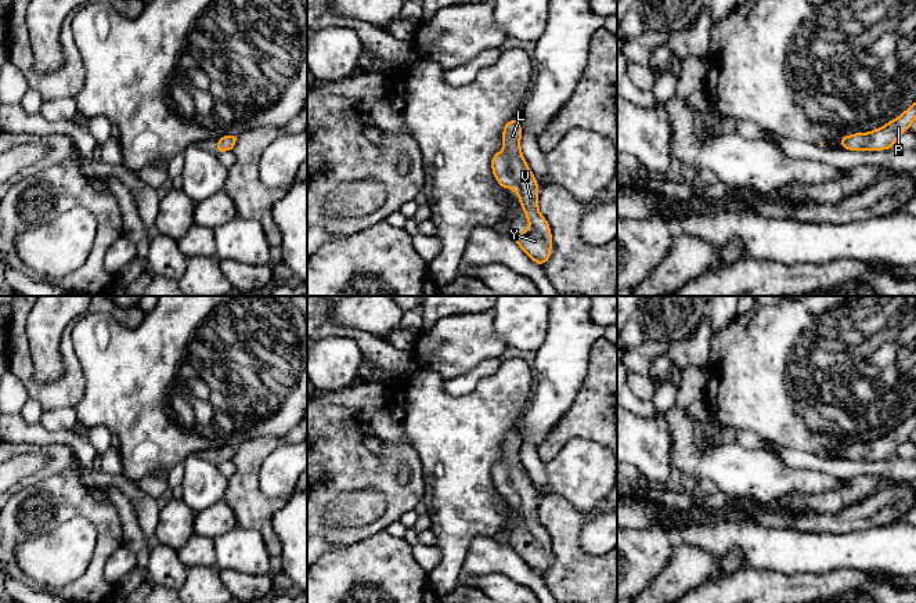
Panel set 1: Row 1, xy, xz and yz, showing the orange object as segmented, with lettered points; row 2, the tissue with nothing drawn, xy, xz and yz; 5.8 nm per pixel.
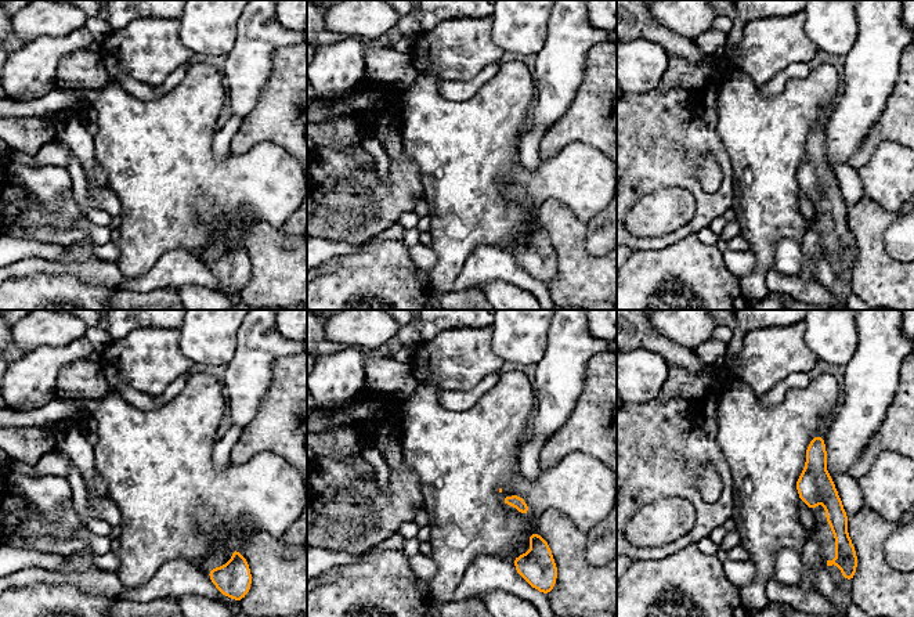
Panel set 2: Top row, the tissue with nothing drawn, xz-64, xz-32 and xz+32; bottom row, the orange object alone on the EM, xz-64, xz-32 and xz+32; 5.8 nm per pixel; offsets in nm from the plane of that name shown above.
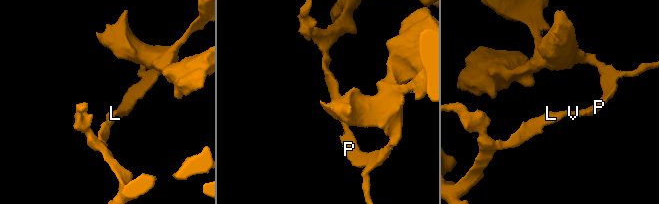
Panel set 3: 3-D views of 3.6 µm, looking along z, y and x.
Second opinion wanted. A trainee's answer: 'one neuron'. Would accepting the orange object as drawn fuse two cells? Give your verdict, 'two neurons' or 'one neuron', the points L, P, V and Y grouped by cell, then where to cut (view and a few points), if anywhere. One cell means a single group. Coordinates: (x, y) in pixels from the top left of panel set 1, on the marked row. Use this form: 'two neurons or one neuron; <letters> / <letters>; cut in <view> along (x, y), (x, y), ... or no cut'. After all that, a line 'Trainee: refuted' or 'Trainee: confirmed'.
one neuron; L P V Y; no cut
Trainee: confirmed

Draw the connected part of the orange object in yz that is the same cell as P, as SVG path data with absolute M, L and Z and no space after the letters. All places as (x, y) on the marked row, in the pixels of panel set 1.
M916 102L894 120L869 133L855 133L840 138L843 149L850 151L883 151L895 145L897 138L909 130L916 119Z

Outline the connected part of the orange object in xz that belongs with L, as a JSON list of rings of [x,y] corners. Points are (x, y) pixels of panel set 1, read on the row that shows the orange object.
[[[517,119],[504,126],[504,149],[491,159],[495,180],[502,188],[512,188],[519,194],[519,202],[530,223],[522,234],[515,234],[520,249],[537,264],[551,257],[552,235],[548,221],[538,210],[538,184],[520,151],[522,127]]]

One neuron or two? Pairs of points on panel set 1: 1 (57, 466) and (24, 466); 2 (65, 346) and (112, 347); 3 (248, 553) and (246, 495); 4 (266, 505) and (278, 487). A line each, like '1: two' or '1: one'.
1: two
2: two
3: two
4: two

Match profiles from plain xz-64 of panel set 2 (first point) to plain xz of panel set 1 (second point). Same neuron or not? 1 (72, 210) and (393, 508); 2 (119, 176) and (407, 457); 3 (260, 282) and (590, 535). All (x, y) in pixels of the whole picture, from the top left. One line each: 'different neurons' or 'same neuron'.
1: same neuron
2: different neurons
3: different neurons

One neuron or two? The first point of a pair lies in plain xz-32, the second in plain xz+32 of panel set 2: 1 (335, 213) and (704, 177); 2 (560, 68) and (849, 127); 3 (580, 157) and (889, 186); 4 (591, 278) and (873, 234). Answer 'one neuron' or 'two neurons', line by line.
1: two neurons
2: one neuron
3: one neuron
4: one neuron

